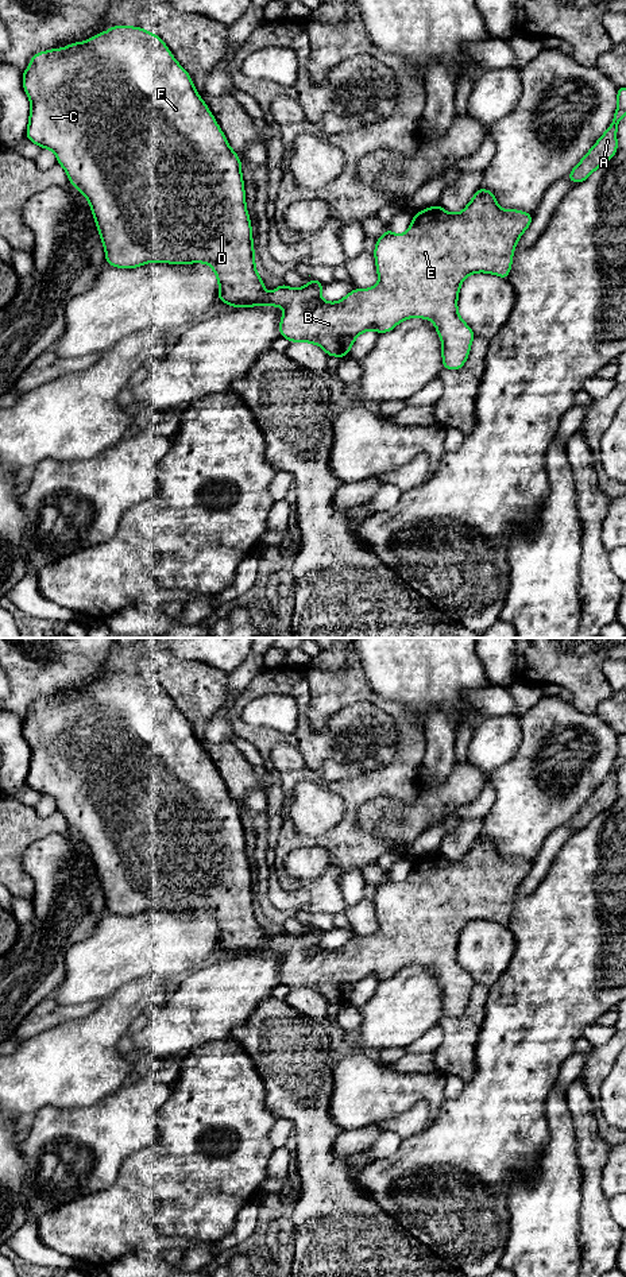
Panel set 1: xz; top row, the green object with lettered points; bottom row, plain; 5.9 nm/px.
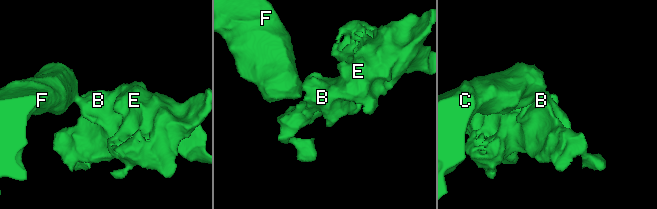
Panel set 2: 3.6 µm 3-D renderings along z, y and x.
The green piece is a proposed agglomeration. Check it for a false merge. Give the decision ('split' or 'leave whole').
split

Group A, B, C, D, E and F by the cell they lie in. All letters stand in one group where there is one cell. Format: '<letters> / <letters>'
A B E / C D F

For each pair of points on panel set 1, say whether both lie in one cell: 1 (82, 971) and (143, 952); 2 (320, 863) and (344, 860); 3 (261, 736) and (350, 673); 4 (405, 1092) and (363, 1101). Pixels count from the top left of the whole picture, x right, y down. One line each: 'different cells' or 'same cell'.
1: same cell
2: different cells
3: different cells
4: same cell

